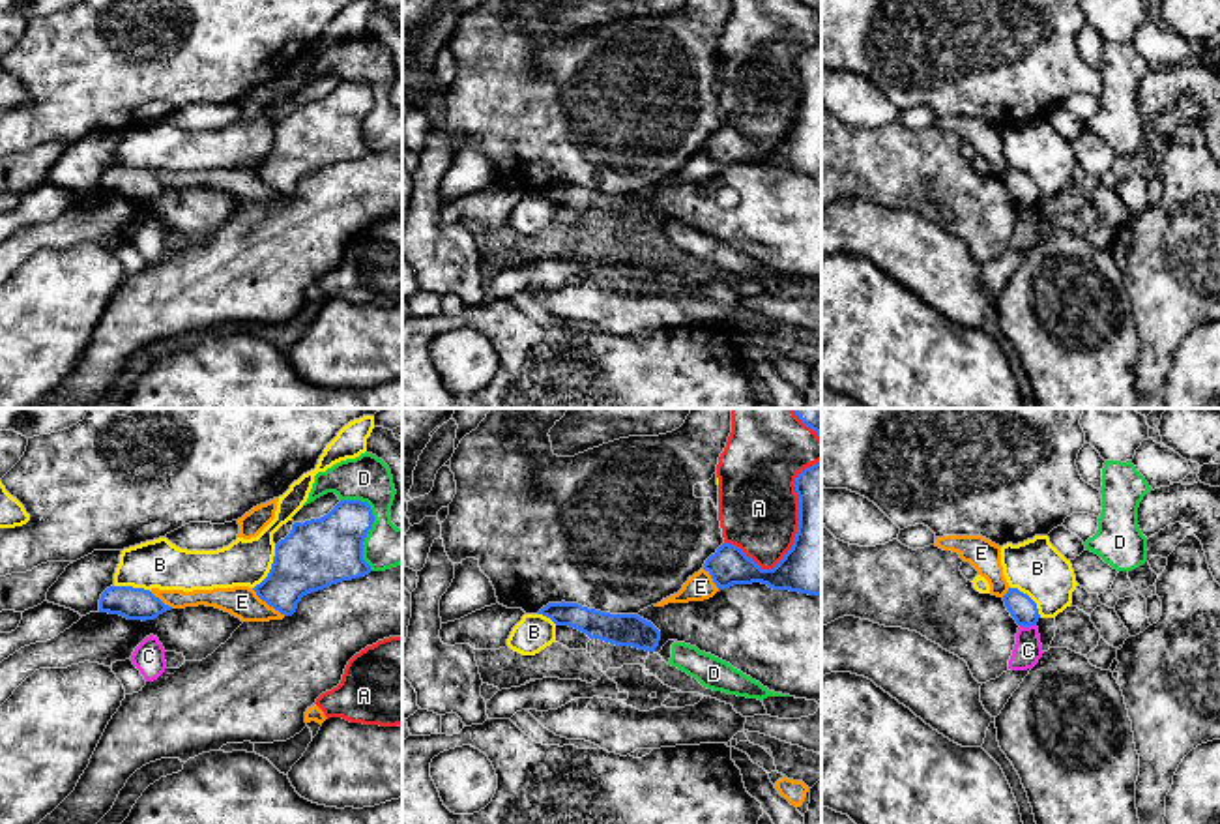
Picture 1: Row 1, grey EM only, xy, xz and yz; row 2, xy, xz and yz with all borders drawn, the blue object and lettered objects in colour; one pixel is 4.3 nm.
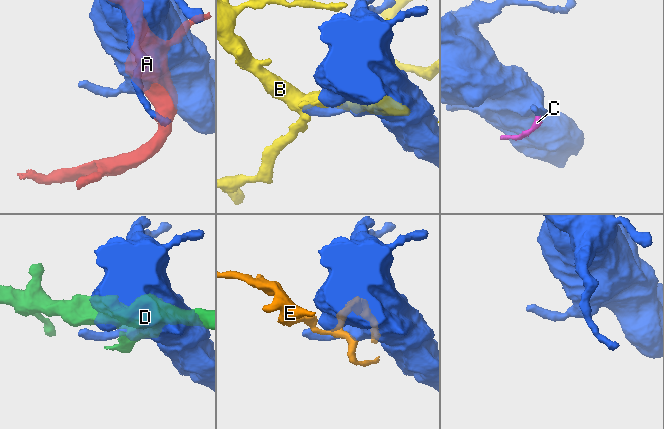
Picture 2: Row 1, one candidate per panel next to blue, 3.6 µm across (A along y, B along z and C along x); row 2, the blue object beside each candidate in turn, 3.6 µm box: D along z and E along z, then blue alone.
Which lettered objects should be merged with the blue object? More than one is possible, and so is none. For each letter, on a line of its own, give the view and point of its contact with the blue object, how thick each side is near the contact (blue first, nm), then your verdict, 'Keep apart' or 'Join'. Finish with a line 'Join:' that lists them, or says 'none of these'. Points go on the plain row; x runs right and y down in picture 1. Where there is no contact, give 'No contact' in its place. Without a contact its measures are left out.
A: Touches blue at xz (796, 115). Thickness 280 nm (blue) against 360 nm. Keep apart
B: Touches blue at xy (272, 148). Thickness 300 nm (blue) against 200 nm. Keep apart
C: Touches blue at yz (1028, 206). Thickness 110 nm (blue) against 120 nm. Keep apart
D: Touches blue at xy (371, 105). Thickness 300 nm (blue) against 200 nm. Keep apart
E: Touches blue at xy (268, 184). Thickness 280 nm (blue) against 140 nm. Keep apart
Join: none of these

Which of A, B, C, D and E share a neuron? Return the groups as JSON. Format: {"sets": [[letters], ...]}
{"sets": [["A"], ["B"], ["C"], ["D"], ["E"]]}

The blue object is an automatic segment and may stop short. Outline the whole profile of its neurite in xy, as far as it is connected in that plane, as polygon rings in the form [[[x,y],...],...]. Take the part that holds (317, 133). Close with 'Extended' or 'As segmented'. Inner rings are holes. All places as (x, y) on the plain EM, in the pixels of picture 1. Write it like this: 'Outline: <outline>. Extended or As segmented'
Outline: [[[341,81],[320,99],[294,103],[290,114],[275,125],[268,157],[253,170],[269,187],[284,197],[292,197],[303,176],[369,155],[372,150],[363,140],[363,122],[372,103],[372,90],[361,81]]]. As segmented

